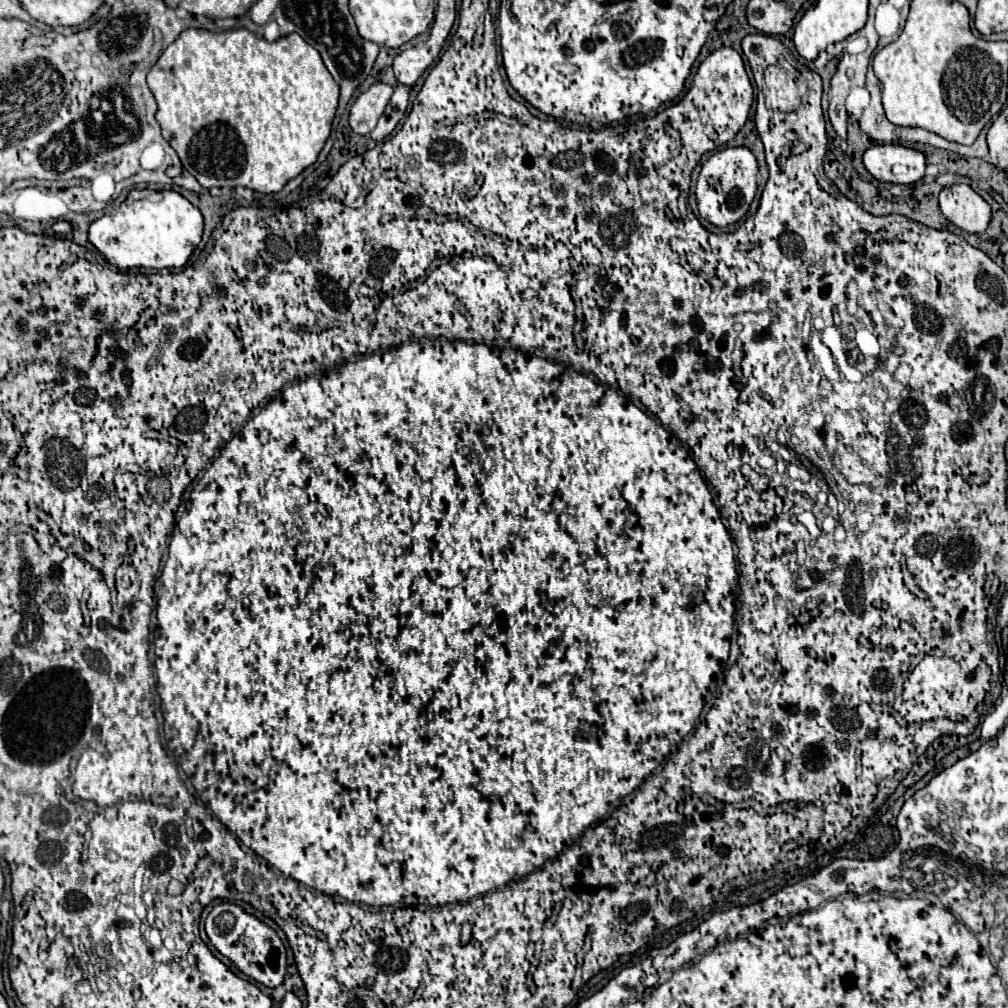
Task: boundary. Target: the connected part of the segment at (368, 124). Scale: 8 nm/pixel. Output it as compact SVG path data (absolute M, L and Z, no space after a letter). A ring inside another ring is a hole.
M376 82L364 94L360 94L350 108L350 126L356 134L370 134L376 128L378 118L382 116L388 100L392 96L392 88L384 82Z

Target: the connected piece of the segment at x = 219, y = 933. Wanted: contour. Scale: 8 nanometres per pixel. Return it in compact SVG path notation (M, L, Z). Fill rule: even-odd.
M220 902L212 908L212 912L206 918L206 934L210 938L210 944L216 950L220 950L222 956L232 960L232 964L248 978L258 980L266 988L282 986L286 974L286 948L278 938L278 934L264 922L246 914L236 904Z

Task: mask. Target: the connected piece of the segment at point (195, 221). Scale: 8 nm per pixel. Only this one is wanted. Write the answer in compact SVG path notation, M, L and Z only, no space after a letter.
M132 190L110 214L90 224L90 242L106 260L120 268L182 268L202 240L202 214L174 190Z

